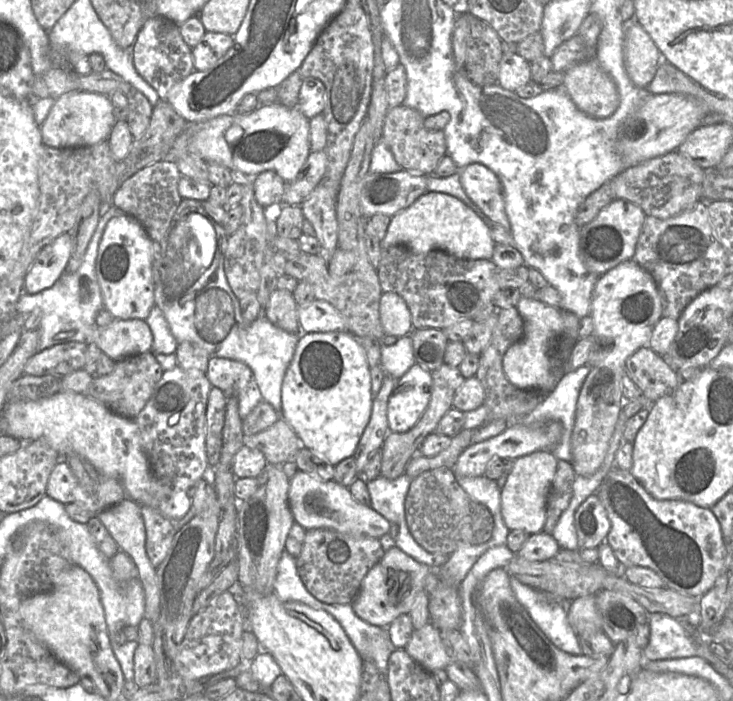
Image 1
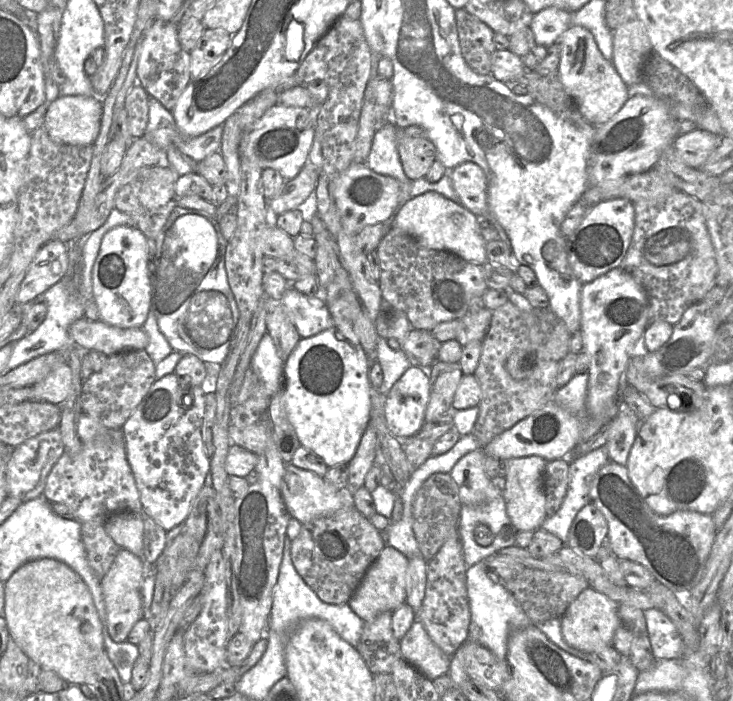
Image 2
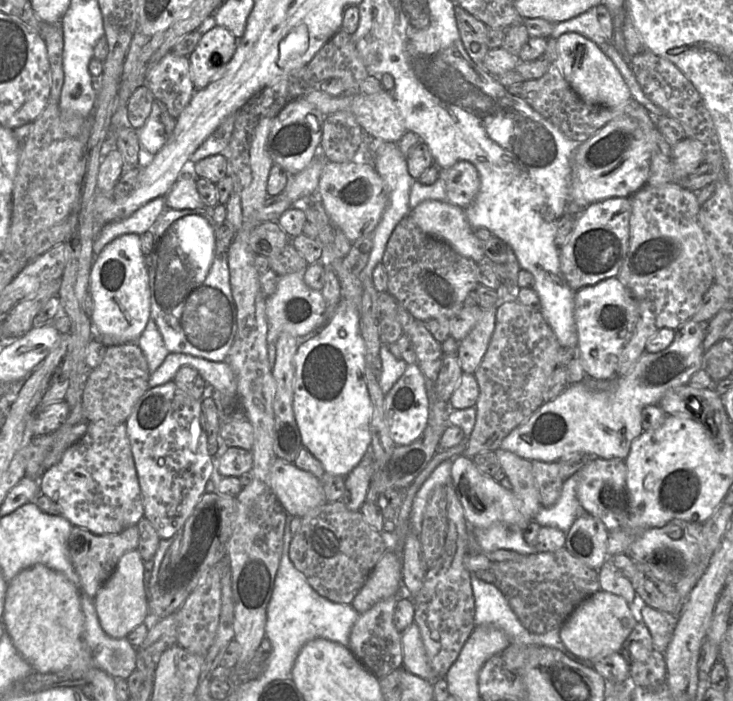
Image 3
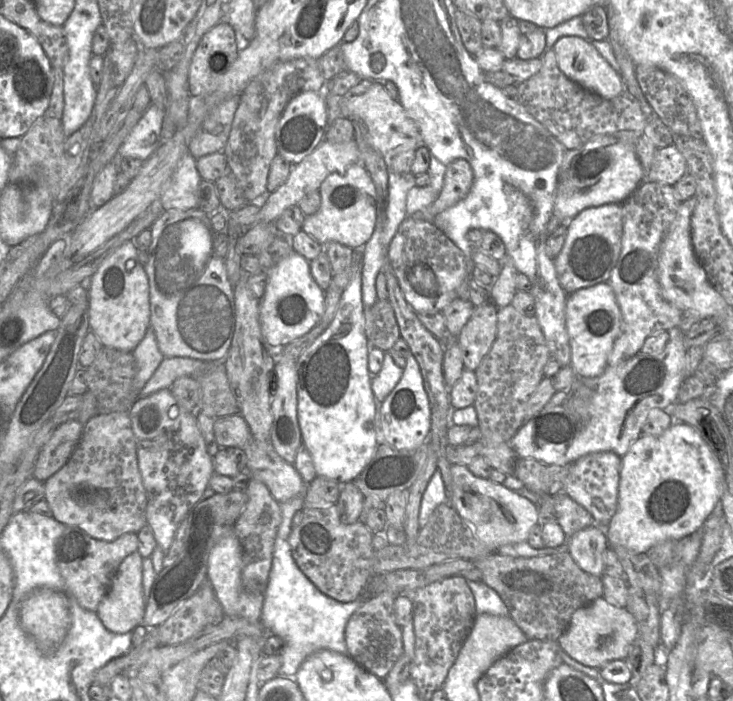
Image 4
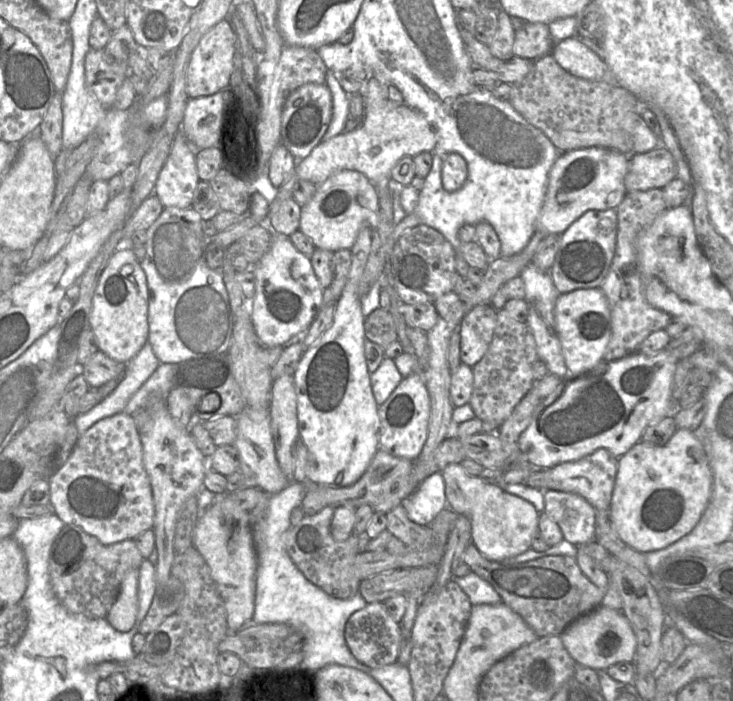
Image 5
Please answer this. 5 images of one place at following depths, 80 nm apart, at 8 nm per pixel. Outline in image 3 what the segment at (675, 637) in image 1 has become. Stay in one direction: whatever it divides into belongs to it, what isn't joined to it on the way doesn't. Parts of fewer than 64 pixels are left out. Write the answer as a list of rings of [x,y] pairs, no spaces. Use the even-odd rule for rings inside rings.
[[[647,604],[641,607],[641,616],[650,631],[654,649],[664,655],[672,639],[677,617],[665,614]]]

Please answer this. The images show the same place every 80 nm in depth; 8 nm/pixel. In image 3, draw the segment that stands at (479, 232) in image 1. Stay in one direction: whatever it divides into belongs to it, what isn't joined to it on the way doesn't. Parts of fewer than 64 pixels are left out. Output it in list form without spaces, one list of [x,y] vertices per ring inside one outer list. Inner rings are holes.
[[[425,200],[409,216],[423,232],[448,243],[460,255],[476,263],[486,257],[484,242],[476,237],[465,209],[448,201]]]

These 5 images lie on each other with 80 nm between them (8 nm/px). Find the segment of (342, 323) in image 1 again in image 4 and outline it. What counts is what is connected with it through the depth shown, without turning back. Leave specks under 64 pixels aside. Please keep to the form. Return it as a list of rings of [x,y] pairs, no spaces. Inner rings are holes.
[[[295,251],[267,270],[267,273],[265,293],[259,306],[261,331],[271,348],[282,349],[317,325],[324,312],[324,291],[311,275],[310,262]]]

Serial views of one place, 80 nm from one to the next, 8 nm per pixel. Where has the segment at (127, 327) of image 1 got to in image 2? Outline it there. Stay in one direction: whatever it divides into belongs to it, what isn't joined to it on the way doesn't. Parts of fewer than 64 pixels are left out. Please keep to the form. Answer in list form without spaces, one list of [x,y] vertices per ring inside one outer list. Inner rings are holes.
[[[85,317],[72,323],[68,332],[73,345],[97,350],[106,356],[124,350],[143,350],[148,345],[148,336],[142,327],[119,328]]]

